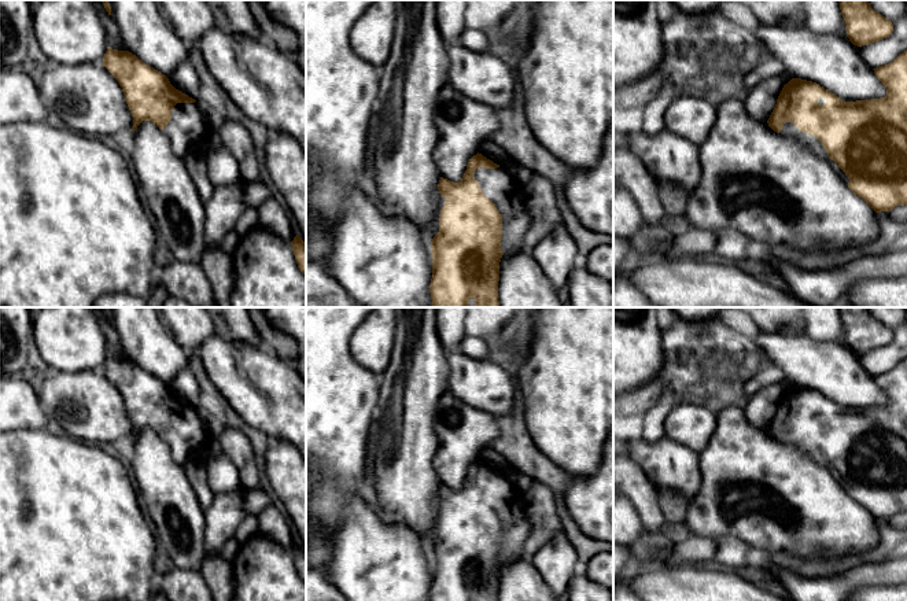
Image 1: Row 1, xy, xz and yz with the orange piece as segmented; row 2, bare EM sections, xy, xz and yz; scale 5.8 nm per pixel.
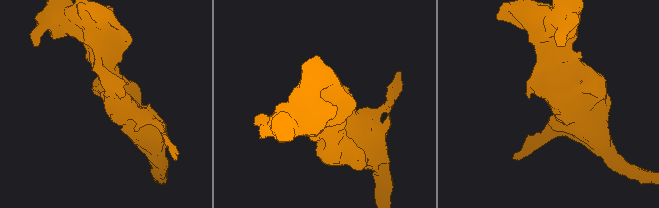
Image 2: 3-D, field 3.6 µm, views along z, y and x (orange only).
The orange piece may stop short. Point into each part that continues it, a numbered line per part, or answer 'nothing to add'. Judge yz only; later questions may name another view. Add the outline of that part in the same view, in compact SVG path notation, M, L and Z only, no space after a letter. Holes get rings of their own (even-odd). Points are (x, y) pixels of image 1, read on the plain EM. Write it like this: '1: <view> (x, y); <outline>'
1: yz (788, 437); M785 429L779 442L793 445L808 454L818 465L829 468L829 462L819 447L812 442L800 439L792 429Z

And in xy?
1: xy (187, 438); M198 409L177 410L162 439L169 445L173 460L184 467L189 458L206 460L211 434L203 425Z

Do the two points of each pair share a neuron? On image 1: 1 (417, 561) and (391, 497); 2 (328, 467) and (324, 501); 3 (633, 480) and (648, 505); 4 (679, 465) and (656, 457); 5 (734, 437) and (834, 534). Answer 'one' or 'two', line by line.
1: two
2: one
3: one
4: one
5: one

